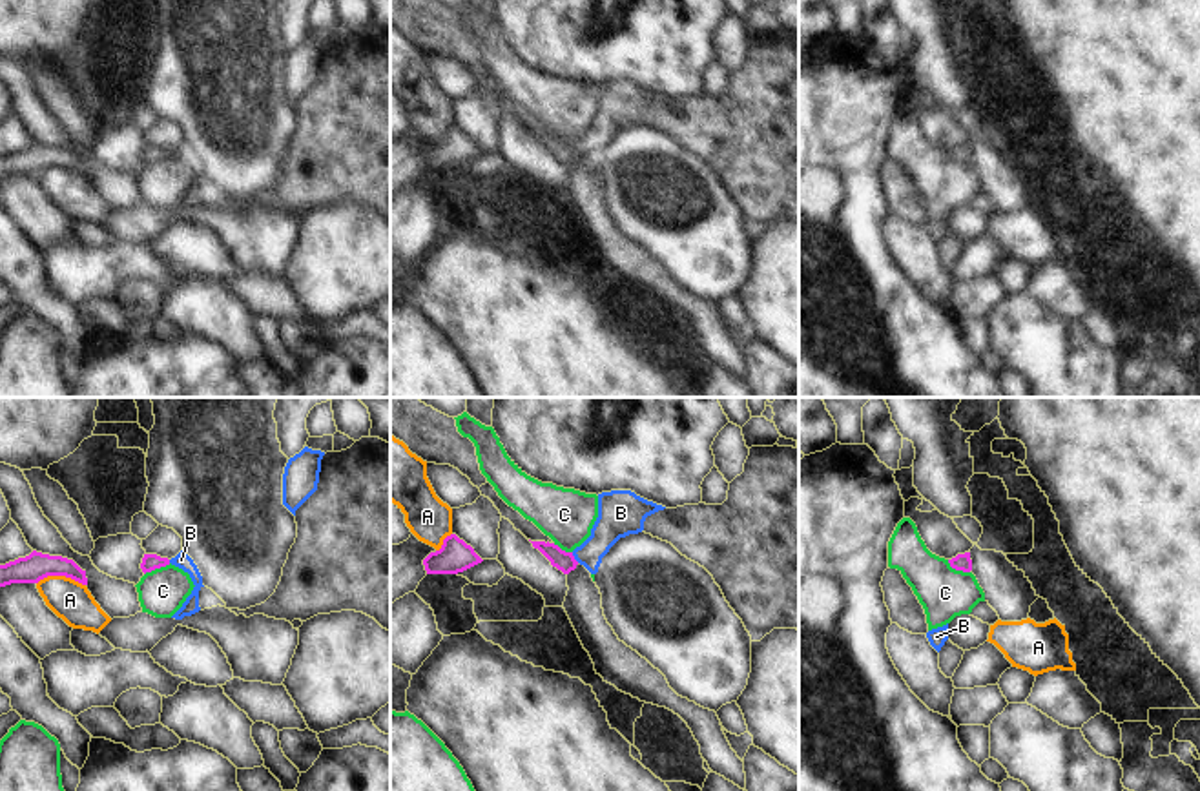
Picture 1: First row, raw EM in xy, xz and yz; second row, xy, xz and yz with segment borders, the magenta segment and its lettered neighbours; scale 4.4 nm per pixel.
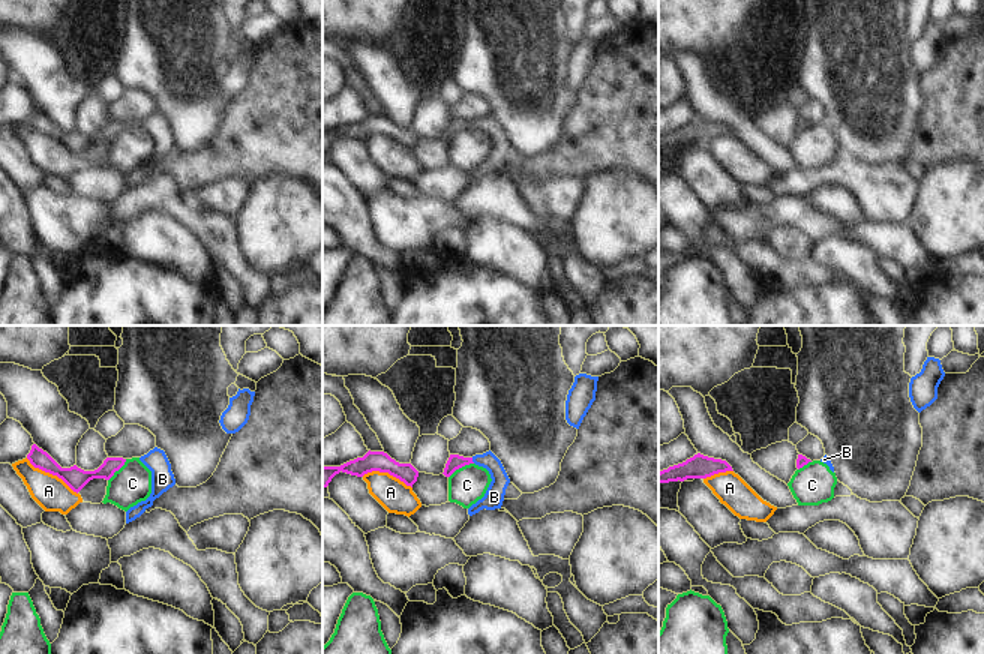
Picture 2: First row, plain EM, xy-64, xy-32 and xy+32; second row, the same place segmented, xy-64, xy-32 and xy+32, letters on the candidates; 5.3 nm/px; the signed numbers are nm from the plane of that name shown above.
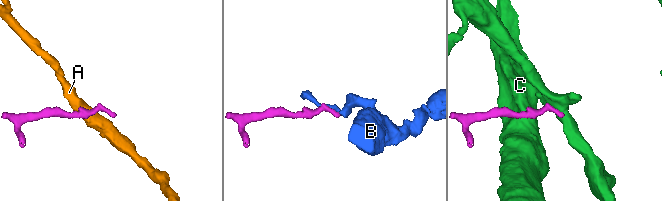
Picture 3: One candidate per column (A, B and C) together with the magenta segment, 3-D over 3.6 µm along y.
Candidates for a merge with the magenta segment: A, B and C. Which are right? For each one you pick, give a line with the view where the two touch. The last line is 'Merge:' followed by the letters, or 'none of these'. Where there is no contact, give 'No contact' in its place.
B: Touches magenta in xz
Merge: B.

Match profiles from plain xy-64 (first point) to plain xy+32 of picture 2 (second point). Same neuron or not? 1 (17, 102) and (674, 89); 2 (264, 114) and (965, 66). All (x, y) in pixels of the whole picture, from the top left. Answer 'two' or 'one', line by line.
1: two
2: one

